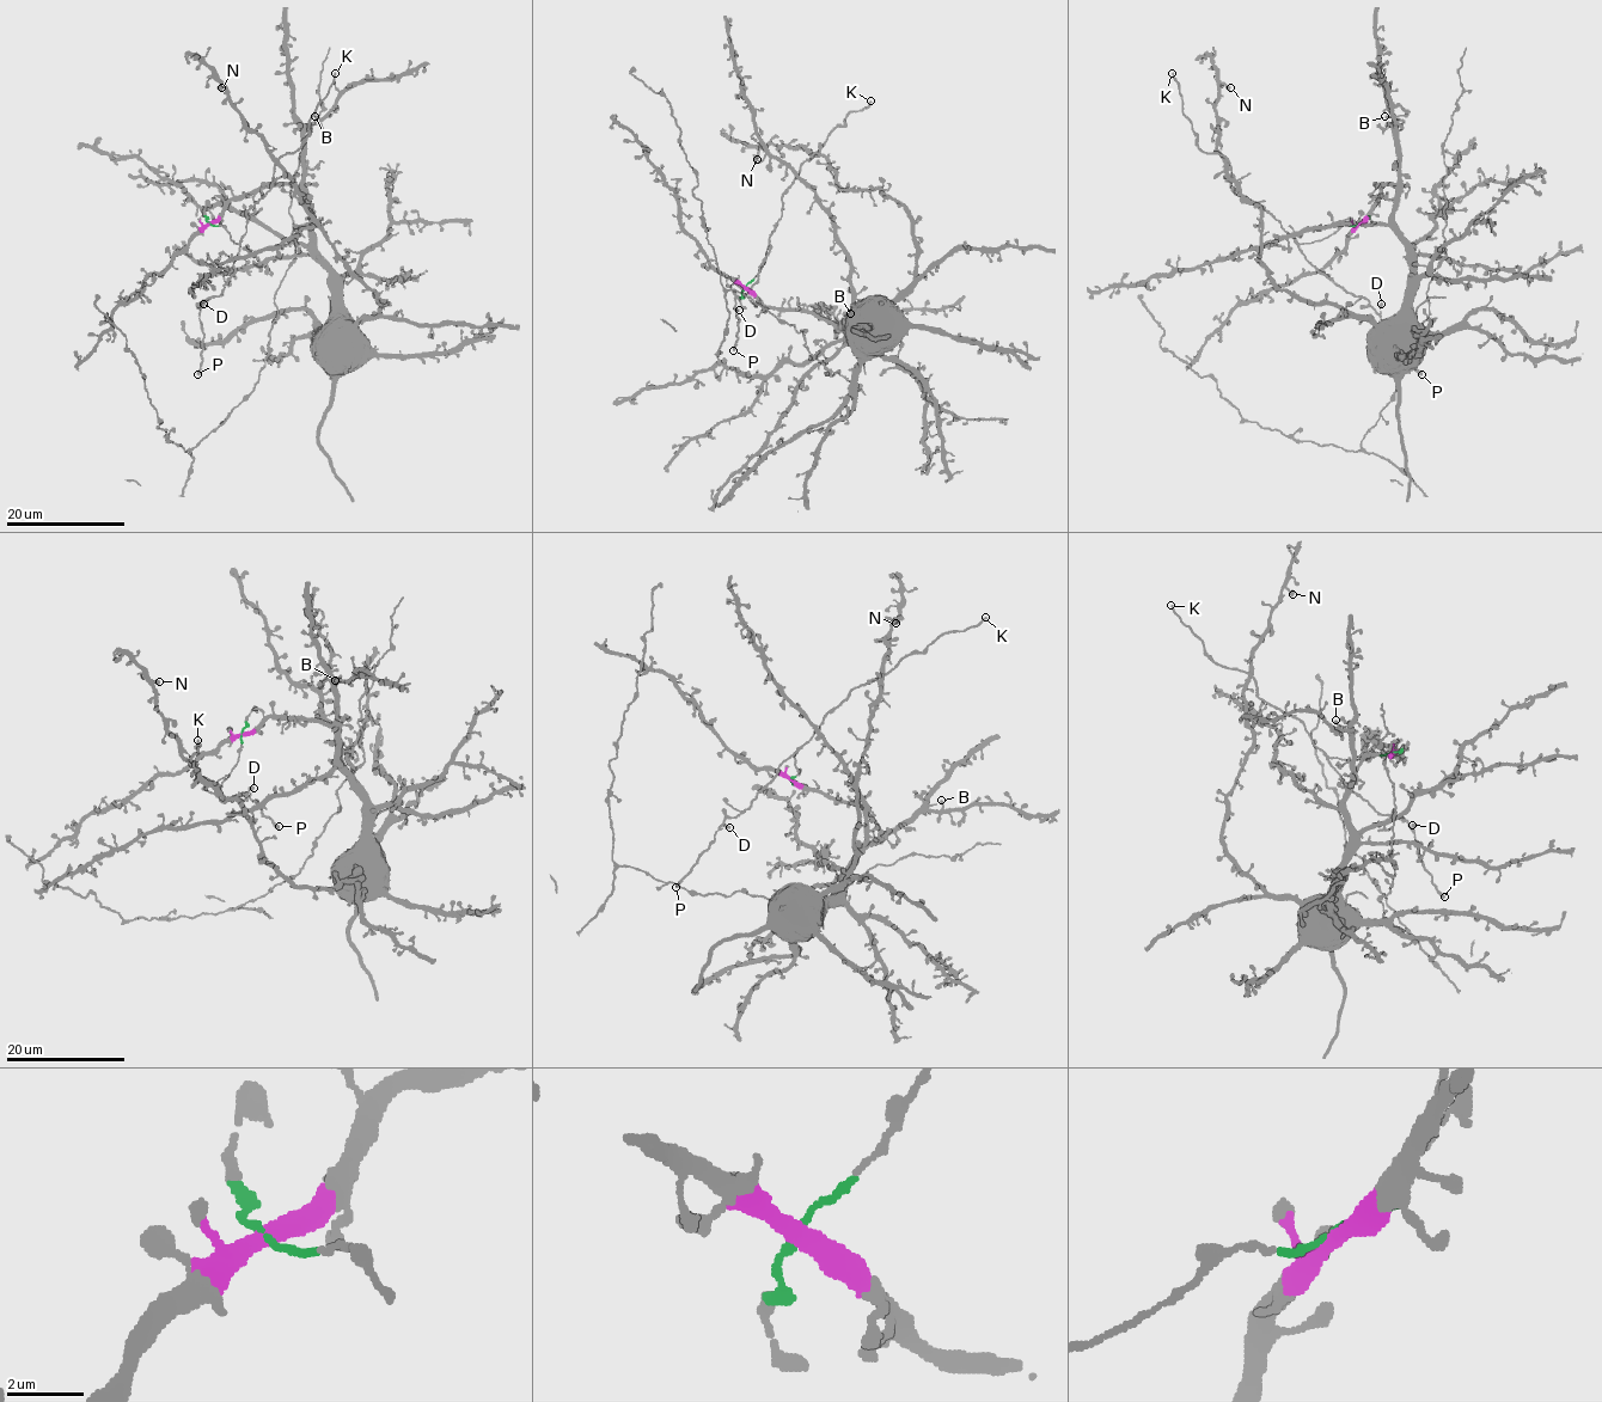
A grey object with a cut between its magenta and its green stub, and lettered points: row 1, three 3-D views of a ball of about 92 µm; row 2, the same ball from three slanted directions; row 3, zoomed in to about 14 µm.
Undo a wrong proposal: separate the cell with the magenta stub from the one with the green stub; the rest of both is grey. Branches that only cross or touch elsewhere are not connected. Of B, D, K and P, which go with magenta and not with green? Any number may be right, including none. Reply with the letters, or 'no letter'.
B

